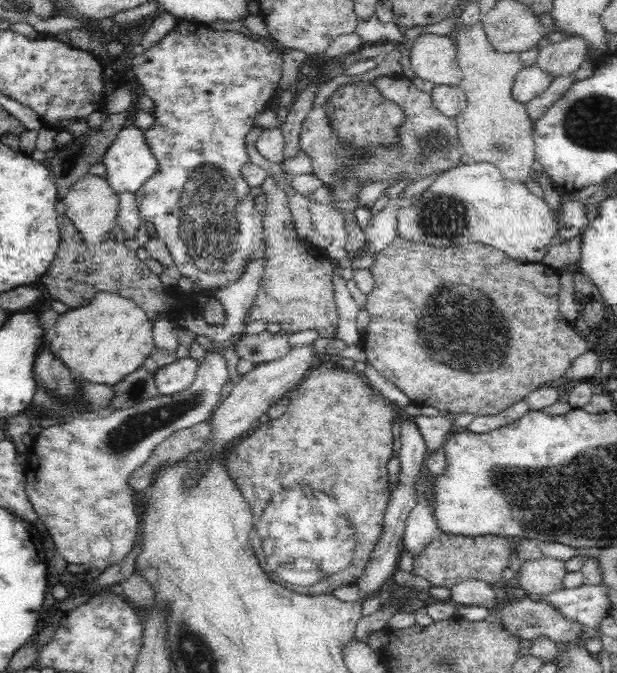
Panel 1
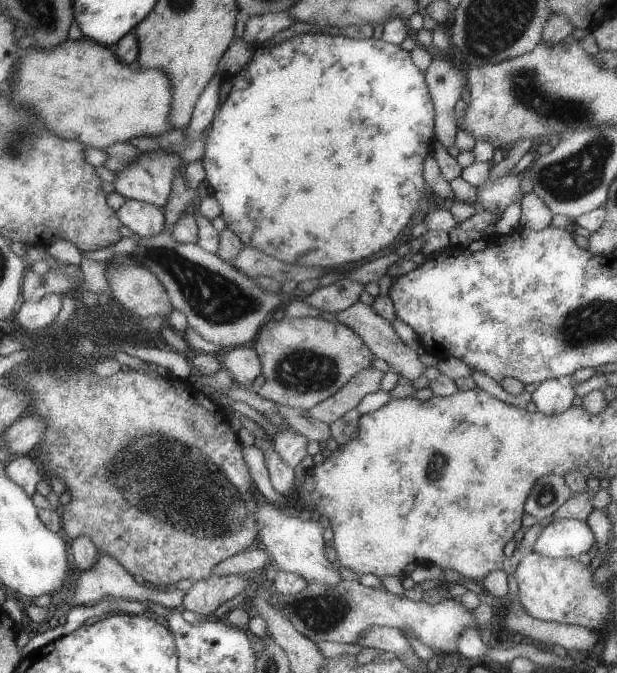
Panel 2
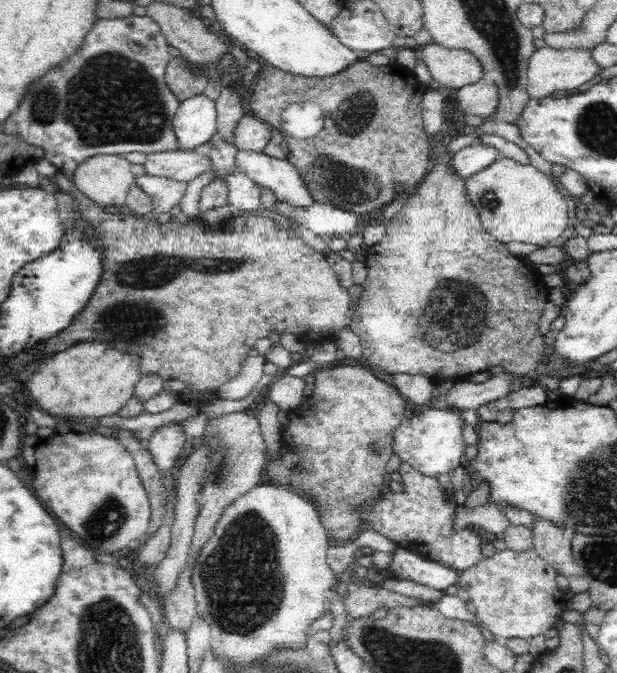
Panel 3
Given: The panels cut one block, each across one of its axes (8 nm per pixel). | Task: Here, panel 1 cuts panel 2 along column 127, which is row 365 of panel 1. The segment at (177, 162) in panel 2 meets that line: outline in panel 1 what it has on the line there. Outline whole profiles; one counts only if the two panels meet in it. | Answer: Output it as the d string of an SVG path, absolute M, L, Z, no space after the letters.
M190 356L177 359L174 364L154 372L154 382L159 395L170 396L186 390L196 378L197 361Z

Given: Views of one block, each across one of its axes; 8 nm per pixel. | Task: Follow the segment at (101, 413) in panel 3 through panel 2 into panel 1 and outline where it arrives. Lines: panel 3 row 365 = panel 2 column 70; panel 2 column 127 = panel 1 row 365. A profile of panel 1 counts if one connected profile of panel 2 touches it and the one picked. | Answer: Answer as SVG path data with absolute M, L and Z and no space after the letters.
M102 292L98 294L91 304L70 309L60 314L55 326L54 338L50 338L50 353L61 360L69 370L80 376L79 379L89 383L114 386L131 372L142 367L148 356L155 350L153 338L153 325L142 308L122 296Z

